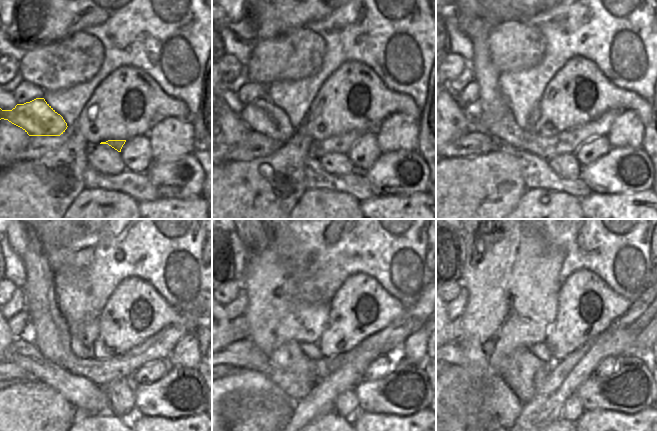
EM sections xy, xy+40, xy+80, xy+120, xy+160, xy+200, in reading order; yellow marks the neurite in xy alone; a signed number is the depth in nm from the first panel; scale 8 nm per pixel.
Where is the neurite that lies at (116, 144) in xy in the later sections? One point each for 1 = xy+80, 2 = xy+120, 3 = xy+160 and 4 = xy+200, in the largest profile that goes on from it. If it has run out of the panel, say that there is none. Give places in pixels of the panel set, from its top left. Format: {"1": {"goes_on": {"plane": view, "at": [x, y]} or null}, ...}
{"1": {"goes_on": {"plane": "xy+80", "at": [502, 126]}}, "2": {"goes_on": {"plane": "xy+120", "at": [122, 366]}}, "3": {"goes_on": {"plane": "xy+160", "at": [387, 342]}}, "4": {"goes_on": {"plane": "xy+200", "at": [639, 314]}}}

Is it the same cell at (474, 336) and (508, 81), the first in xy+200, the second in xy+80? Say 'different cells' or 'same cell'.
different cells

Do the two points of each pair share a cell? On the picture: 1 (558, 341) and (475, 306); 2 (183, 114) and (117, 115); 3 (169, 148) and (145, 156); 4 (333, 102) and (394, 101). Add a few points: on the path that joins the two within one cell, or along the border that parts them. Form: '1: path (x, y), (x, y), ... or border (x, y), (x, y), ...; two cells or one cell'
1: border (556, 314), (556, 318), (547, 333), (544, 343); two cells
2: path (167, 111), (133, 112); one cell
3: border (146, 134), (150, 143), (153, 161); two cells
4: path (348, 85), (350, 79), (362, 79), (377, 92); one cell

